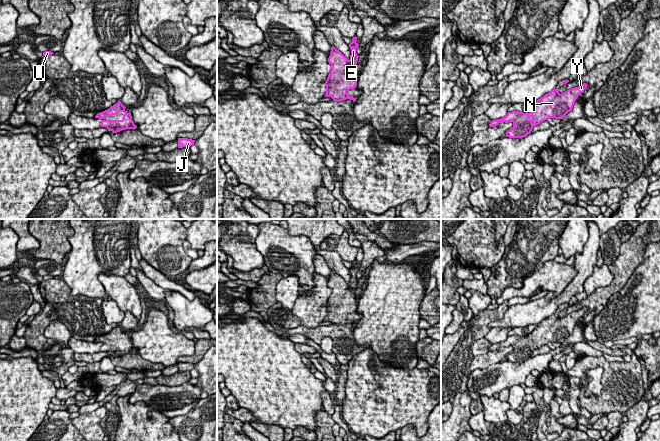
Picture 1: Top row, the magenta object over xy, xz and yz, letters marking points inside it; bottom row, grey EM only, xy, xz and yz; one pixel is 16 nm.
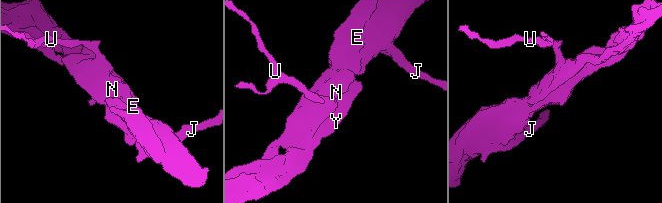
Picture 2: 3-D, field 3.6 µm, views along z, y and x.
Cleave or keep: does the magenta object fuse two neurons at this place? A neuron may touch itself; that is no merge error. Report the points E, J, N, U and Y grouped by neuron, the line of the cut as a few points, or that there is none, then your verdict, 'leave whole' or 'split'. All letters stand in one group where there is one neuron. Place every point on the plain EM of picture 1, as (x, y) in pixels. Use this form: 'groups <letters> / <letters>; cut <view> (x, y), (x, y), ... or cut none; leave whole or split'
groups E J N U Y; cut none; leave whole

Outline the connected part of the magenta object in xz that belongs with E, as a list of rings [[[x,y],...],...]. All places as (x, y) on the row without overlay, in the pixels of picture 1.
[[[357,261],[352,262],[349,268],[351,273],[350,283],[348,284],[334,270],[331,272],[328,286],[331,289],[331,295],[328,298],[326,309],[326,321],[331,321],[333,325],[339,326],[346,323],[356,325],[357,322],[349,320],[347,315],[357,310],[357,299],[355,290],[358,285],[356,274],[359,268],[356,266]]]

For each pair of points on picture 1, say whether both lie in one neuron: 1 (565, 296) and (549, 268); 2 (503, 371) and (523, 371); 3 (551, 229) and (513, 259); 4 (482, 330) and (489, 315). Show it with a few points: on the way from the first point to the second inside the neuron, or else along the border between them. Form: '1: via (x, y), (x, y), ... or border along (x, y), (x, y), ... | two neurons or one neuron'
1: border along (575, 270), (576, 274), (573, 279), (553, 297) | two neurons
2: via (508, 371), (518, 371) | one neuron
3: via (542, 235), (522, 255) | one neuron
4: via (482, 326), (482, 322), (485, 319) | one neuron

